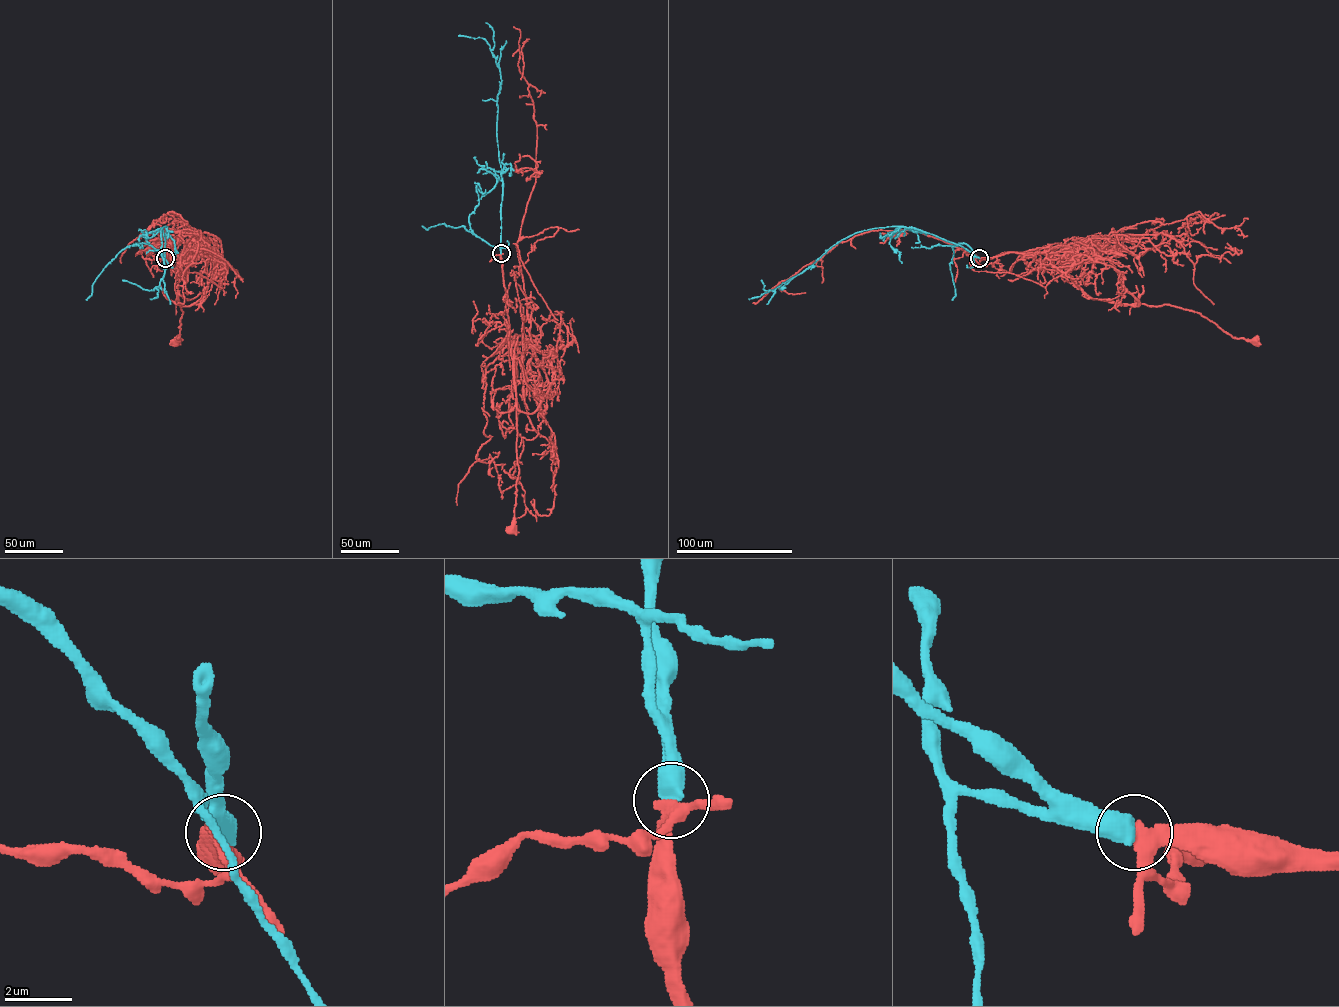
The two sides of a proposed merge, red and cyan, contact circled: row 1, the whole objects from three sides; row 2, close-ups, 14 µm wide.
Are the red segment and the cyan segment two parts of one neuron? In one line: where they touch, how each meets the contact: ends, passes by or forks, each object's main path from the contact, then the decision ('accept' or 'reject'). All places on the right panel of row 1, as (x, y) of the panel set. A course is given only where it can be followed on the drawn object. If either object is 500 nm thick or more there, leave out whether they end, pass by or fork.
at (979, 258); red runs (979, 258), (1069, 247), (1062, 262), (1089, 297), (1180, 307), (1199, 312), (1232, 337), (1255, 340); cyan runs (979, 258), (933, 235), (913, 228), (892, 226), (856, 232), (838, 242), (782, 286), (765, 291), (761, 280); accept

